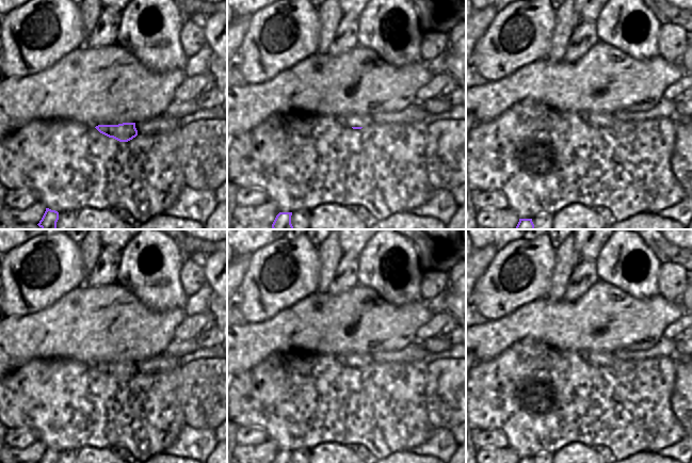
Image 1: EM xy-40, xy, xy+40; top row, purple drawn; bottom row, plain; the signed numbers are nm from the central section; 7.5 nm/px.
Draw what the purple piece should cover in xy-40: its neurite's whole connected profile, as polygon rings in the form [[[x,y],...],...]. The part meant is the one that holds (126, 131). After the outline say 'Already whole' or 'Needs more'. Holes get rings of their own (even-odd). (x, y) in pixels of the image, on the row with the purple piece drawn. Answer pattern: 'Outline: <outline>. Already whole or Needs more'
Outline: [[[123,123],[118,125],[98,125],[95,127],[100,133],[113,138],[119,142],[128,142],[138,135],[135,123]]]. Already whole.

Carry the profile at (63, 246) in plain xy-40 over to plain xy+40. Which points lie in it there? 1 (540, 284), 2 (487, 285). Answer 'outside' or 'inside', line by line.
1: inside
2: inside

